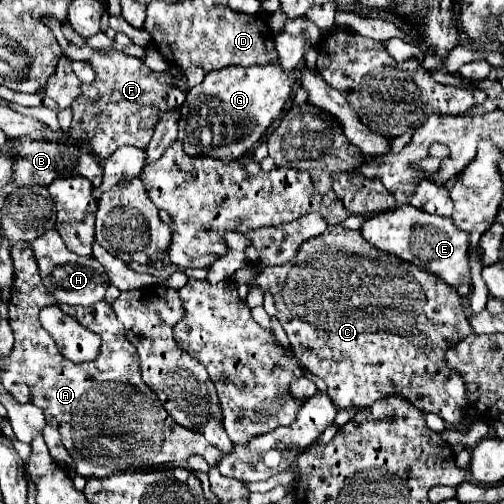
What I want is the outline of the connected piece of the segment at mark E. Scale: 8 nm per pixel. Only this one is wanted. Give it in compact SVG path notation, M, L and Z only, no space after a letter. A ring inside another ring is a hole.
M400 205L378 213L364 221L360 229L362 237L380 251L392 253L416 267L444 279L450 287L454 287L460 297L468 297L470 293L470 267L468 267L468 233L454 227L448 217L430 215L414 205Z

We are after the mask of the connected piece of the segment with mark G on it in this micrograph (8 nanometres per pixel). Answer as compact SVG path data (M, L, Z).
M278 65L224 67L212 71L200 85L188 91L186 103L180 107L178 141L192 157L216 157L230 163L250 153L266 129L286 111L294 83L294 73L284 73Z

